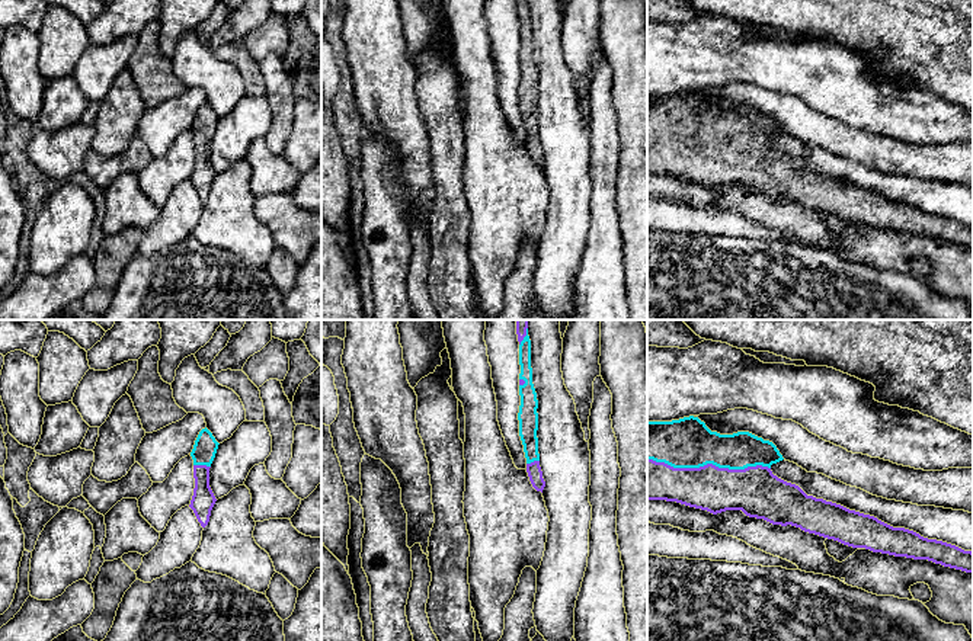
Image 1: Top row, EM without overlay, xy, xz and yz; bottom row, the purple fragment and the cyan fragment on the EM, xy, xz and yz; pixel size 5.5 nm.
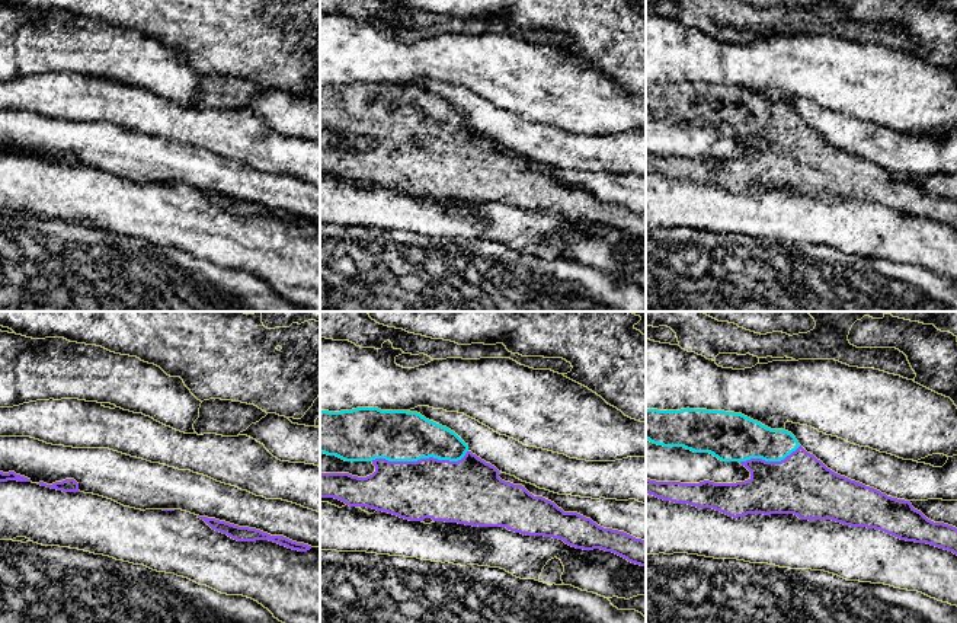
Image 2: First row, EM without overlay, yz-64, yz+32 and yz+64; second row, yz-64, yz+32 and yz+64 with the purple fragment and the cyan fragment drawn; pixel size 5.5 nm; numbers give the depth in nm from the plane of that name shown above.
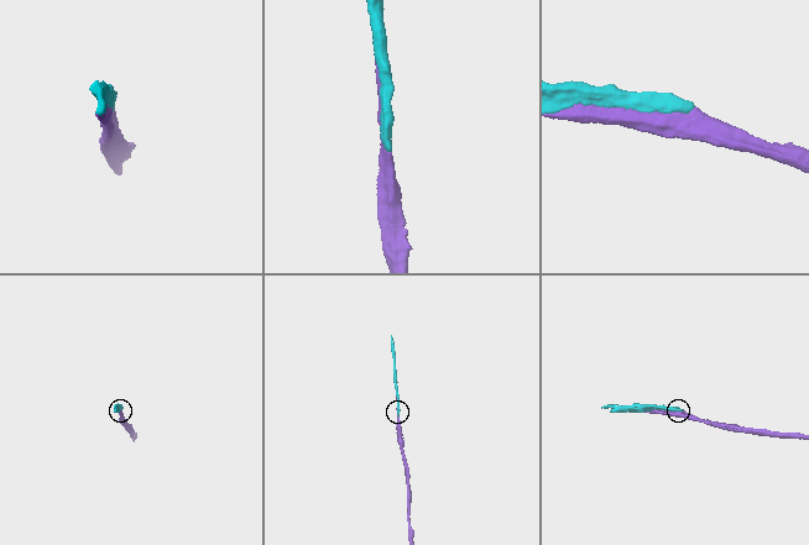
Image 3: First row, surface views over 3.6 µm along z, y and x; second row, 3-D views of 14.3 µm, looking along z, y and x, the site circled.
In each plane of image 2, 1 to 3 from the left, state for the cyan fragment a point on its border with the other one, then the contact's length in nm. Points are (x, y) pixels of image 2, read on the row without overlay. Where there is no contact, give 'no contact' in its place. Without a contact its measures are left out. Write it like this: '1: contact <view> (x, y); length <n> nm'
1: no contact
2: contact yz+32 (421, 133); length 550 nm
3: contact yz+64 (770, 136); length 360 nm

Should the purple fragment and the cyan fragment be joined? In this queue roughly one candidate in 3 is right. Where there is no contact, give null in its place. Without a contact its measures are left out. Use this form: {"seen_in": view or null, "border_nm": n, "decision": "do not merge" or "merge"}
{"seen_in": "yz", "border_nm": 700, "decision": "merge"}

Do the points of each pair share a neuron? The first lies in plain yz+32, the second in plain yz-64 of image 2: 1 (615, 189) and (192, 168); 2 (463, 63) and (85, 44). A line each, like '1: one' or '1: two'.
1: one
2: one

